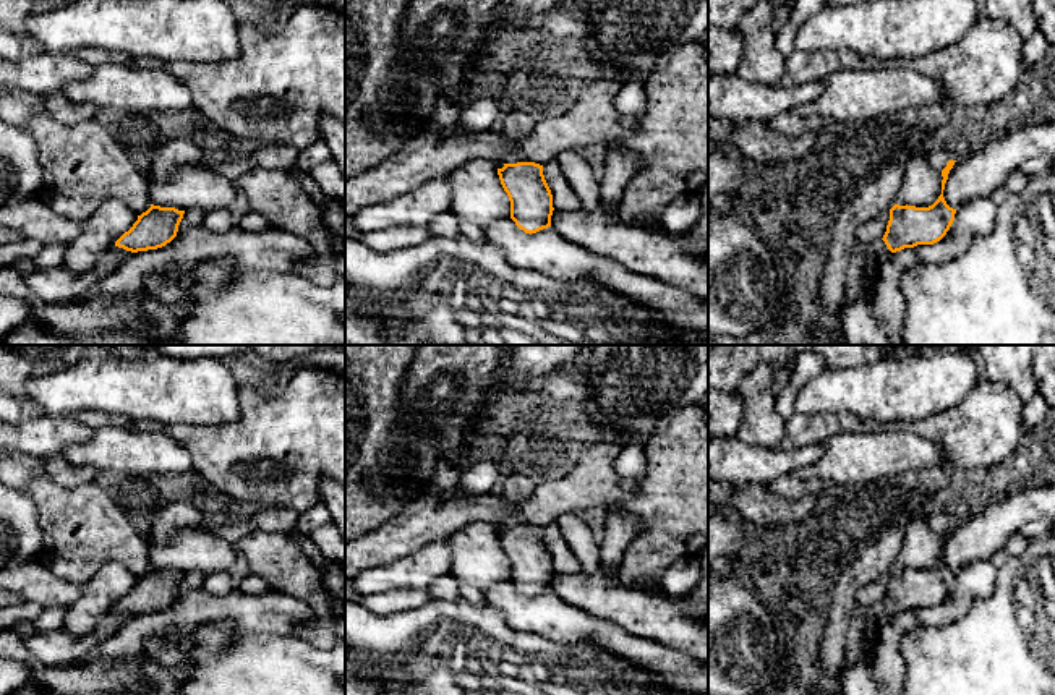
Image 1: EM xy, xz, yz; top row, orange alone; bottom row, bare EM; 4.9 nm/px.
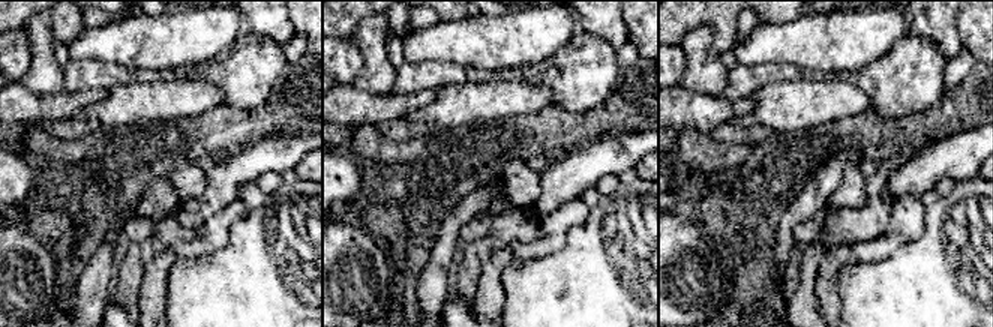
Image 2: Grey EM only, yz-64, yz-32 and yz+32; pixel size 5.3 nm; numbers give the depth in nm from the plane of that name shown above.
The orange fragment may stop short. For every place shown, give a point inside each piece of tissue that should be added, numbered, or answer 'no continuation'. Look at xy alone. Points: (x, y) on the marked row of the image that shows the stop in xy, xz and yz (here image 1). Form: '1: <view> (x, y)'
no continuation

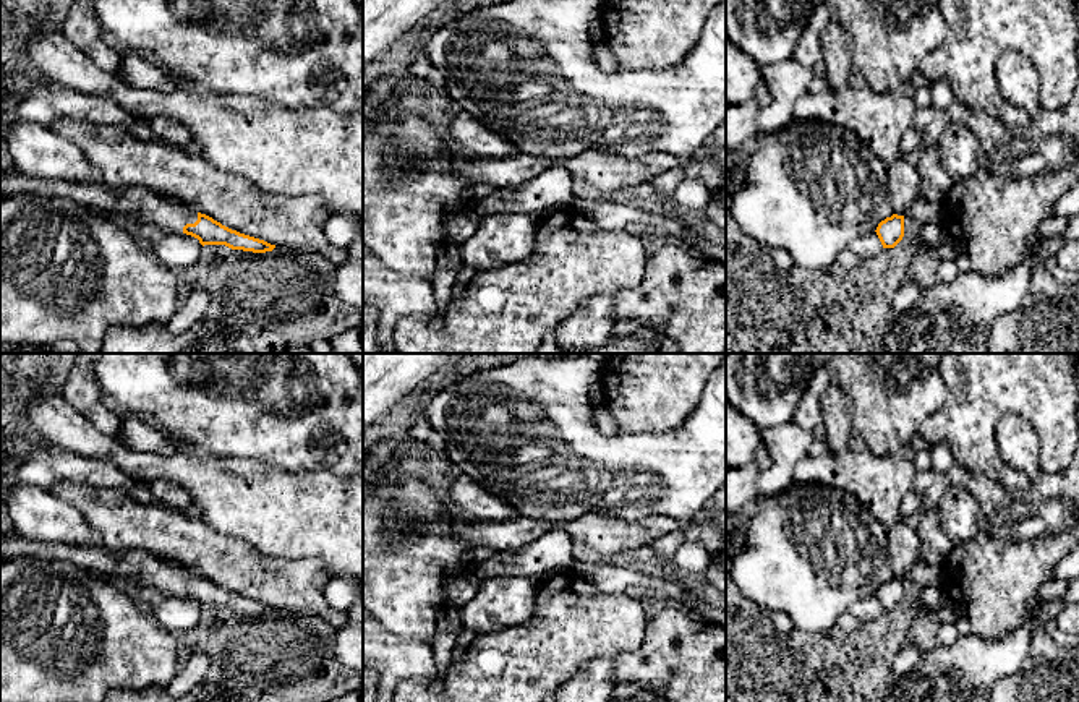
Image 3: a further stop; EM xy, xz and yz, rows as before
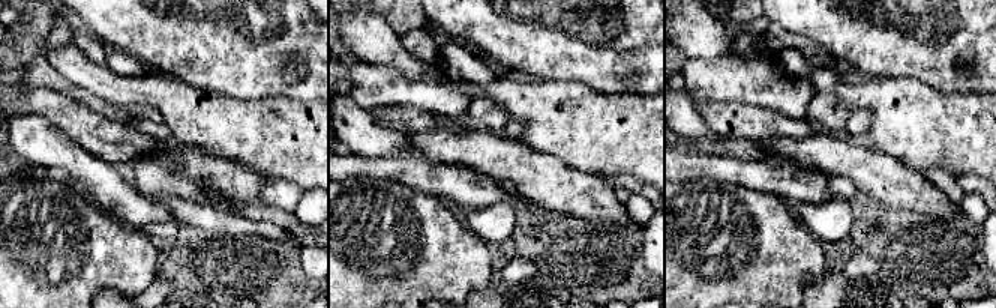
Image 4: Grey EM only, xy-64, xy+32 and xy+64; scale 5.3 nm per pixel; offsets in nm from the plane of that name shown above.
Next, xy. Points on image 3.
1: xy (164, 214)

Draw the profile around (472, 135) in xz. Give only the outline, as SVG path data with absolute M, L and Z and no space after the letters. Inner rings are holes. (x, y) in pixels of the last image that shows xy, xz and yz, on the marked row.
M446 118L449 139L476 157L514 157L520 154L515 143L504 139L473 118Z

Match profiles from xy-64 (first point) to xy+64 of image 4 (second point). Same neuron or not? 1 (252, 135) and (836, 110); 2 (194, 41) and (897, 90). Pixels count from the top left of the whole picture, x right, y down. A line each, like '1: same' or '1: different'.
1: different
2: different

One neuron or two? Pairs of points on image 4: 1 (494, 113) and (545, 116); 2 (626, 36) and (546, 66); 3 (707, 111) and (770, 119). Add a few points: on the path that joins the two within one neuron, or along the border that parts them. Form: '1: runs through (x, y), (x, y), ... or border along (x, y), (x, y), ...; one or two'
1: border along (476, 98), (495, 101), (512, 120); two
2: runs through (606, 44), (599, 50), (566, 50); one
3: runs through (722, 117), (755, 119); one

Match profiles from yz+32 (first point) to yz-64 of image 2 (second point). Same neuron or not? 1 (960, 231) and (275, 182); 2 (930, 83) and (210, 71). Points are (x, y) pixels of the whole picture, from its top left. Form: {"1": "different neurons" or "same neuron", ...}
{"1": "different neurons", "2": "same neuron"}

